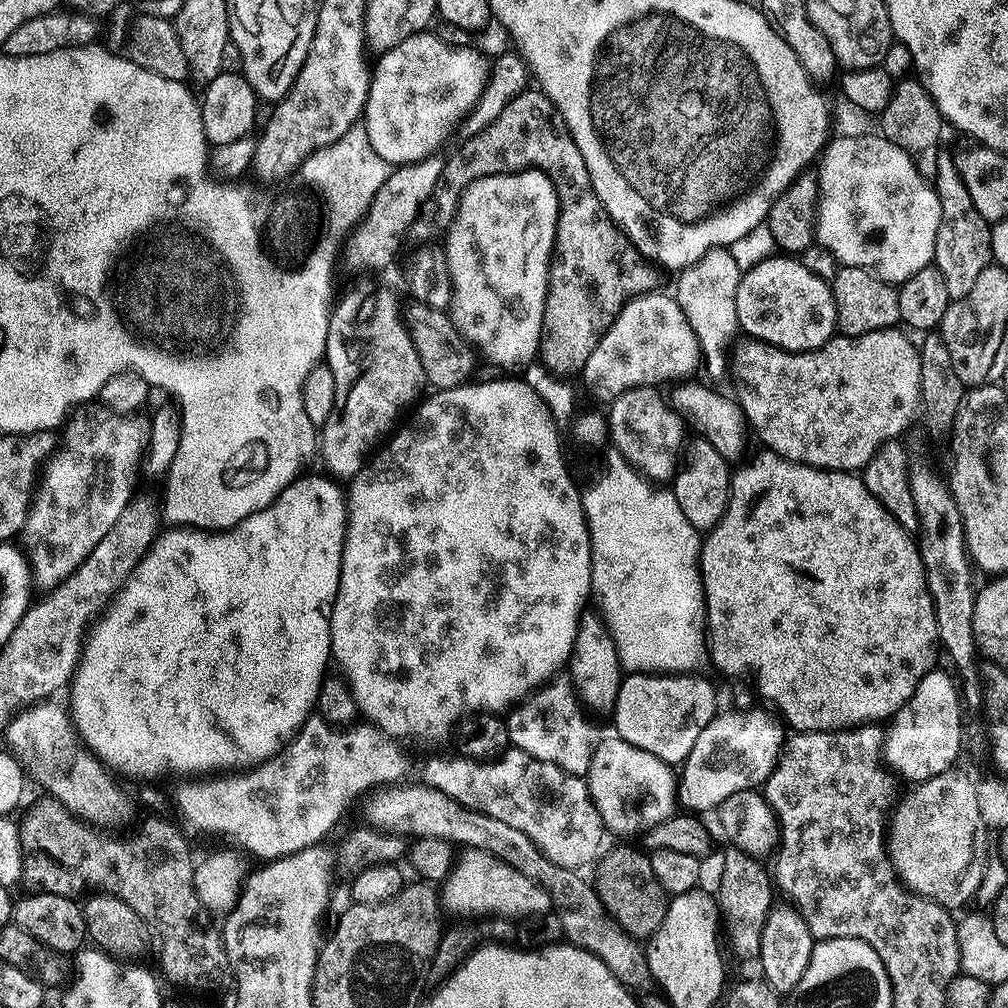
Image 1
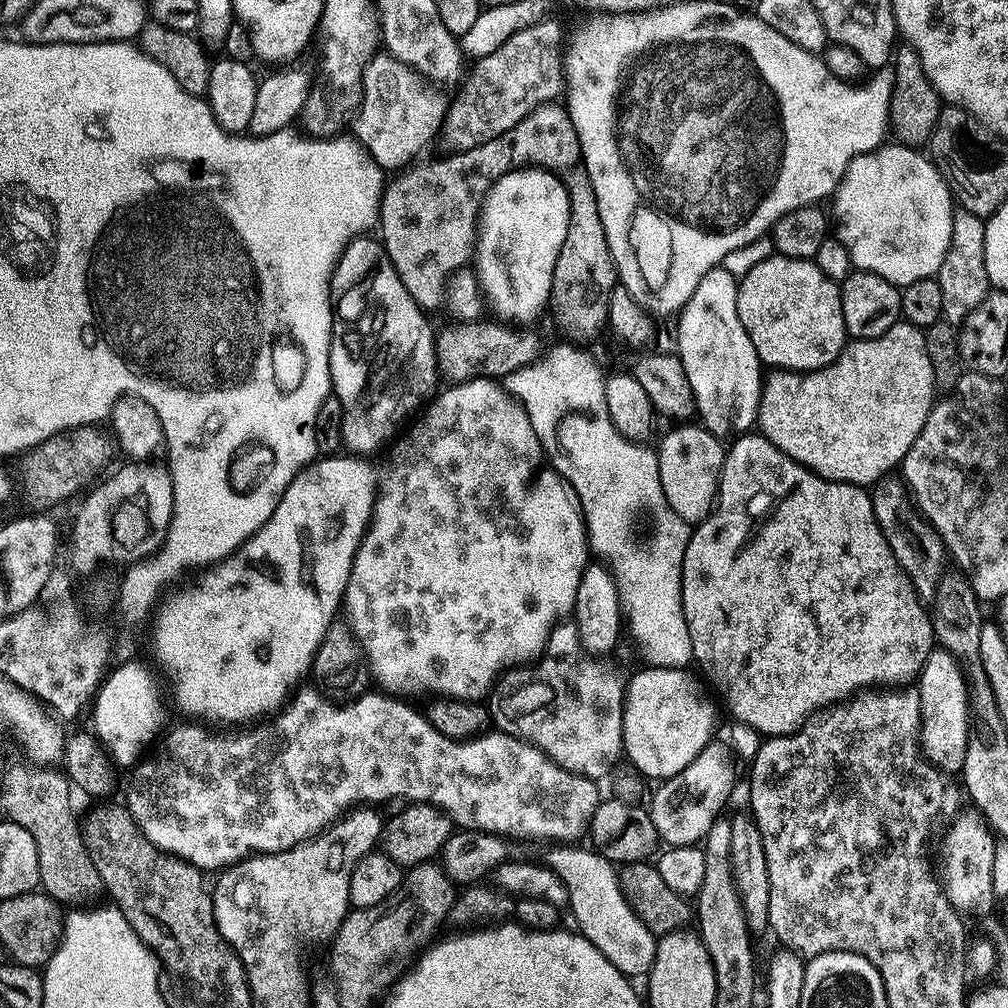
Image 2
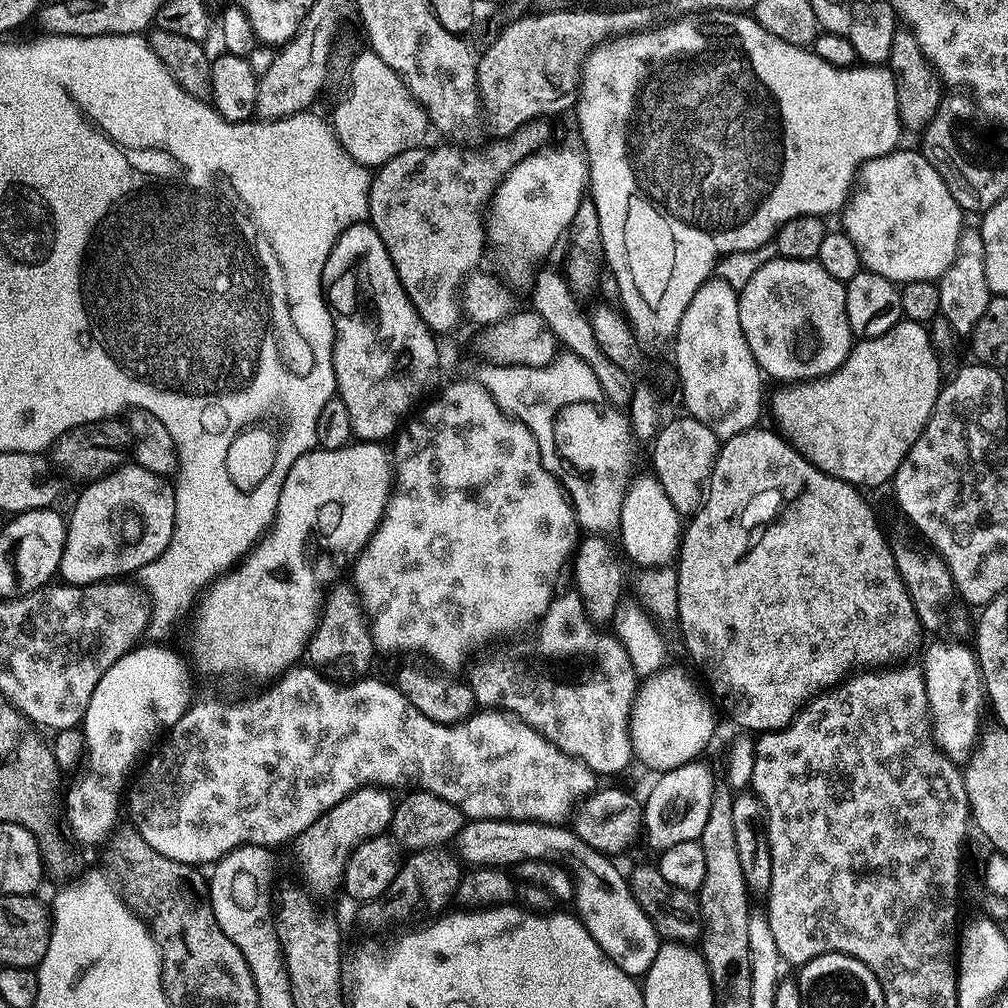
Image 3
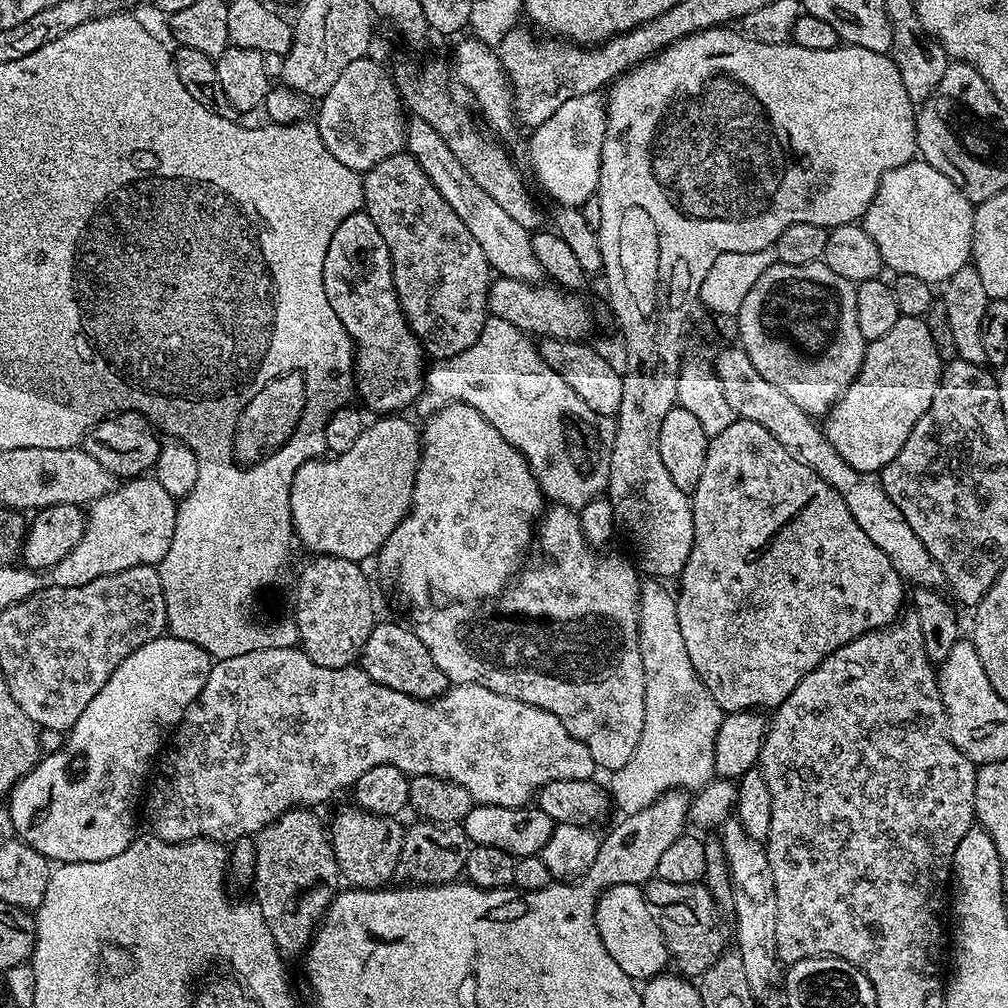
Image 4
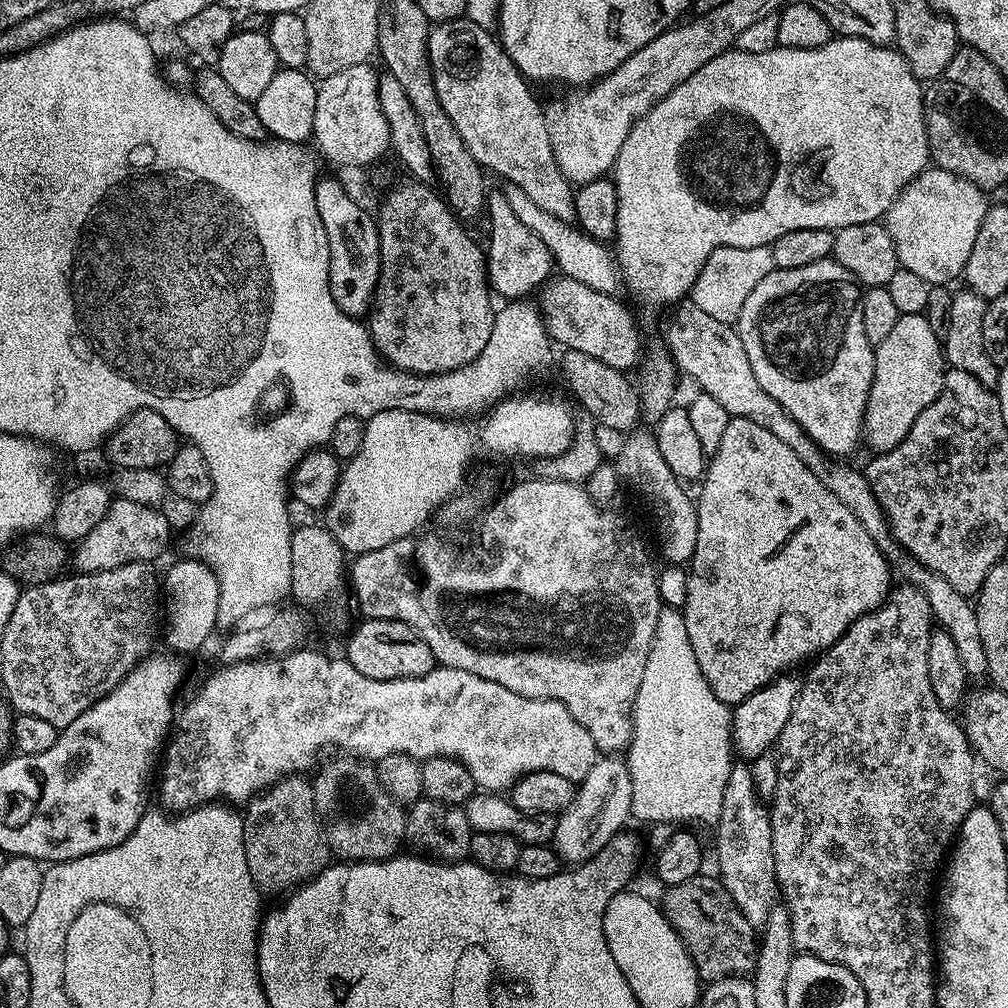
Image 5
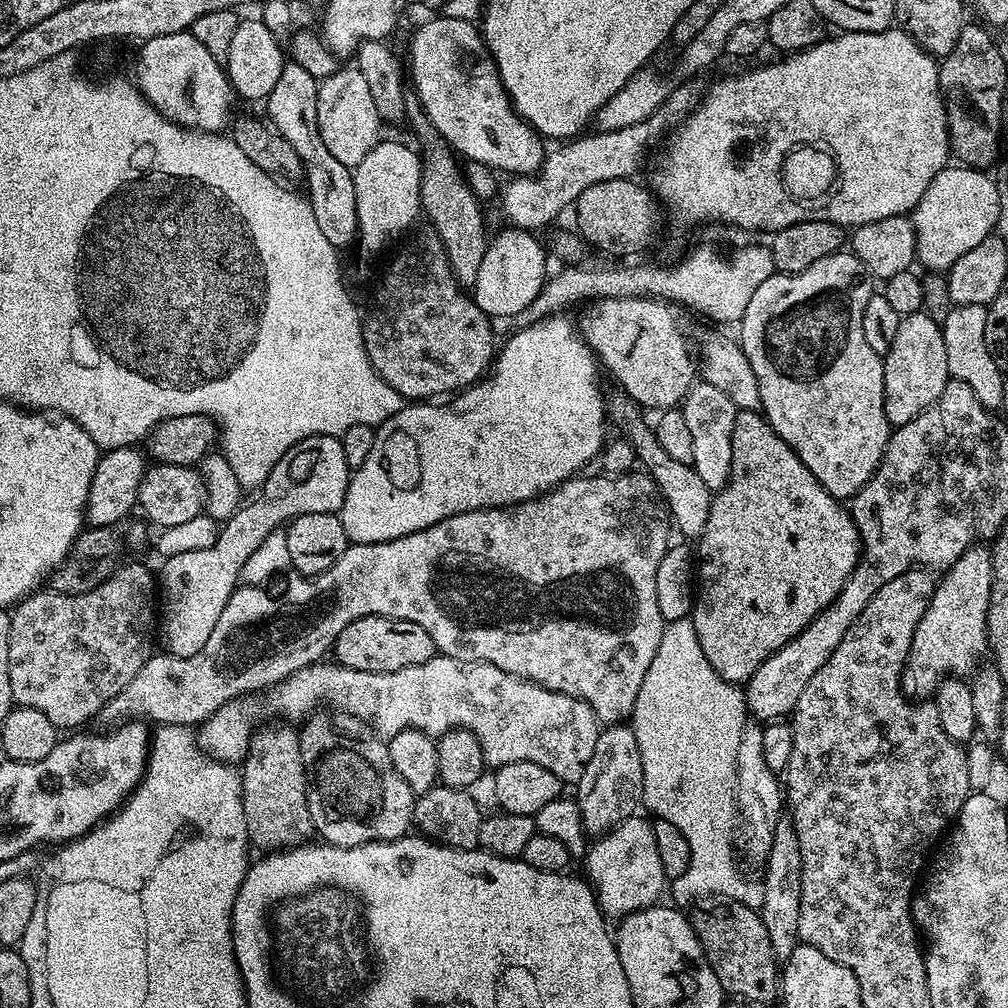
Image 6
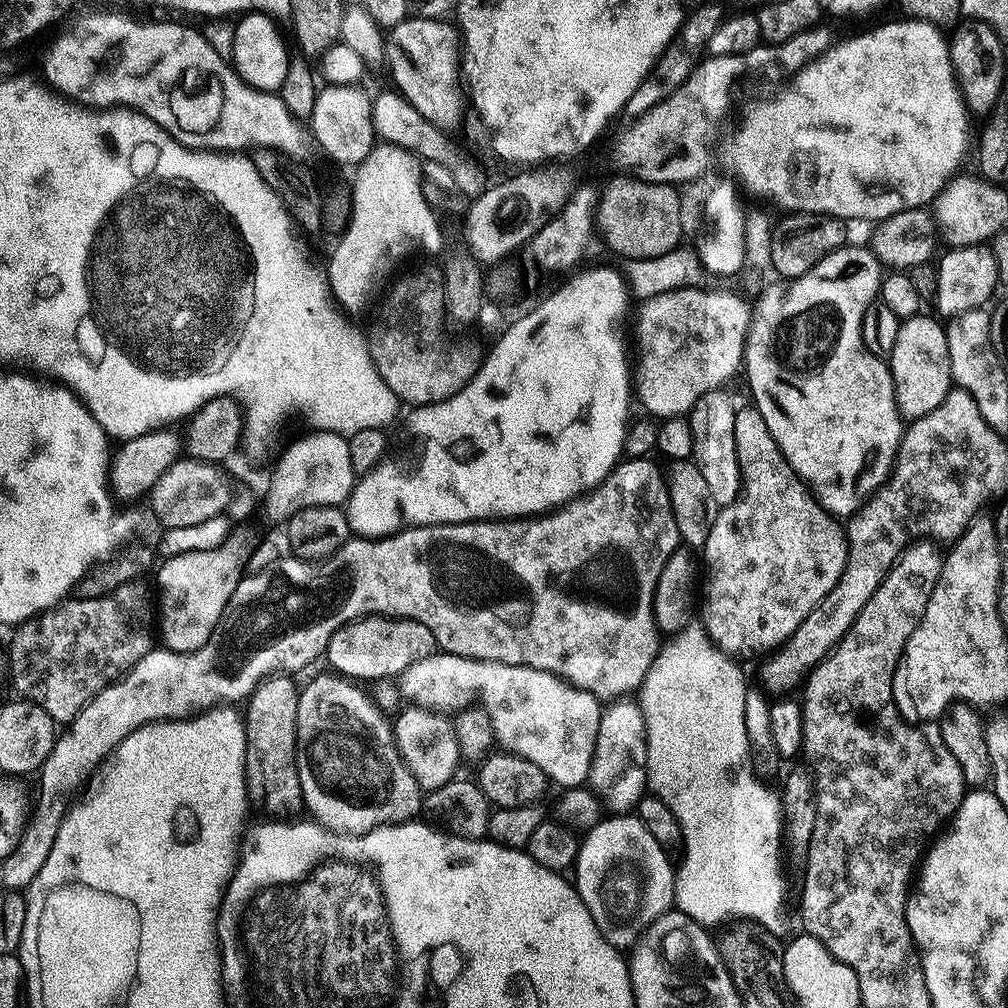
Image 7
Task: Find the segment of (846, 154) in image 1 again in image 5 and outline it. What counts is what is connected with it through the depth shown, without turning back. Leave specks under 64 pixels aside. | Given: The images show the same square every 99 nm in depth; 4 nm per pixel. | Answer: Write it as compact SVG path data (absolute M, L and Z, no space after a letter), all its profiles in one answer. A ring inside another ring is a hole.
M929 166L915 176L886 213L886 227L894 242L896 257L900 259L900 267L926 278L926 282L933 286L951 285L951 280L963 273L966 258L970 258L970 250L974 250L974 238L978 238L978 226L982 226L982 218L988 213L990 200L984 196L987 196L985 189L974 182L935 166Z

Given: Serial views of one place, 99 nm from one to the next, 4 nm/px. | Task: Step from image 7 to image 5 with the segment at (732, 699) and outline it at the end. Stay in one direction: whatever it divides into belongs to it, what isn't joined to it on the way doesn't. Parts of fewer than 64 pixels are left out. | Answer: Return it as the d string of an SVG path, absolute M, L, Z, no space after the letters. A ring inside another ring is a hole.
M664 606L661 607L658 614L654 642L650 646L646 670L642 670L642 686L638 686L638 694L632 711L632 741L626 749L626 763L630 770L633 817L641 816L648 826L696 826L692 824L715 826L718 822L718 818L722 814L722 790L726 790L726 778L730 778L730 770L734 767L732 708L723 704L710 690L706 678L702 678L702 670L698 670L698 658L694 658L694 650L690 647L690 634L686 634L686 618L679 608Z

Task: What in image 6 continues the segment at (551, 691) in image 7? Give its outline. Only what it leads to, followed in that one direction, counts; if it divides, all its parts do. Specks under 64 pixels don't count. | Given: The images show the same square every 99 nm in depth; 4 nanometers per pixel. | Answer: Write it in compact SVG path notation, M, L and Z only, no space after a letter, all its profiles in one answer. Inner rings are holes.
M439 654L418 666L393 672L363 672L345 668L339 662L328 663L317 662L306 666L281 680L267 693L269 706L280 715L277 717L288 722L300 722L327 706L357 716L381 738L397 736L407 728L417 728L419 732L433 738L439 738L453 728L465 728L478 738L485 765L497 769L514 762L534 762L550 770L550 774L569 786L575 785L582 778L586 762L590 762L602 731L596 715L592 713L592 707L585 700L576 700L561 692L539 688L536 684L519 680L489 664L457 662Z

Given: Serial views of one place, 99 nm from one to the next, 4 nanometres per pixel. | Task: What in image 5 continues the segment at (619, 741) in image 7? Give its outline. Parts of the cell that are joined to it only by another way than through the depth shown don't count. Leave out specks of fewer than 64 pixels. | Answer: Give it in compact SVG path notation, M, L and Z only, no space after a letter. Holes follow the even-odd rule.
M608 754L603 758L597 759L595 766L586 774L584 780L579 781L575 789L570 806L556 816L556 829L550 841L551 847L555 848L556 855L560 857L565 865L575 866L584 864L606 842L610 842L619 832L625 831L627 820L632 816L632 787L630 786L630 770L627 763L619 755Z

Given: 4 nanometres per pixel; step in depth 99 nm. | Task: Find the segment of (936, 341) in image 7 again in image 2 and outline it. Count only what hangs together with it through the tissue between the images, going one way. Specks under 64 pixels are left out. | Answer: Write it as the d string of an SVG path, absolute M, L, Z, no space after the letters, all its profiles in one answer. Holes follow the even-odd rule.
M897 322L878 338L849 339L838 358L825 368L813 372L769 371L760 390L756 424L759 435L822 478L871 486L889 475L892 467L903 461L910 446L914 446L914 438L918 438L922 426L926 426L937 392L930 354L926 354L924 329Z

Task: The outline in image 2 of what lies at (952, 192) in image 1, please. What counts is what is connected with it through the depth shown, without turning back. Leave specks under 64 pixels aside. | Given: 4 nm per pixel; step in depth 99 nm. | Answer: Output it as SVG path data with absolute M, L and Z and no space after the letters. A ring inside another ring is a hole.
M956 210L952 213L952 233L946 258L942 262L938 279L942 286L943 319L957 326L964 323L968 315L988 296L990 285L984 261L984 220L973 214Z

